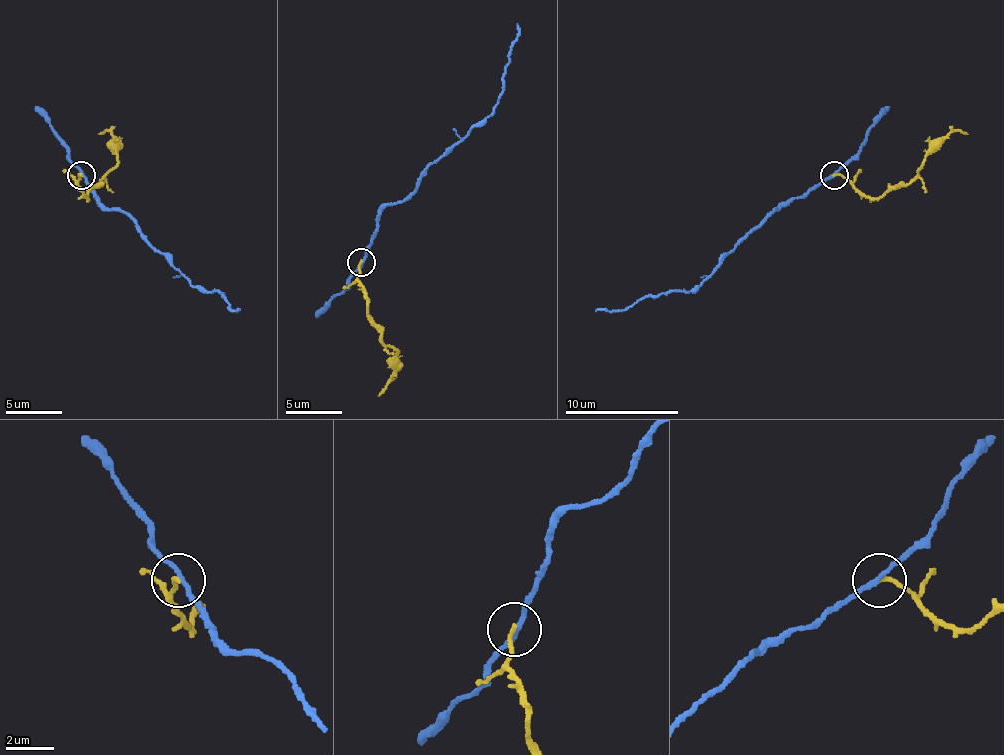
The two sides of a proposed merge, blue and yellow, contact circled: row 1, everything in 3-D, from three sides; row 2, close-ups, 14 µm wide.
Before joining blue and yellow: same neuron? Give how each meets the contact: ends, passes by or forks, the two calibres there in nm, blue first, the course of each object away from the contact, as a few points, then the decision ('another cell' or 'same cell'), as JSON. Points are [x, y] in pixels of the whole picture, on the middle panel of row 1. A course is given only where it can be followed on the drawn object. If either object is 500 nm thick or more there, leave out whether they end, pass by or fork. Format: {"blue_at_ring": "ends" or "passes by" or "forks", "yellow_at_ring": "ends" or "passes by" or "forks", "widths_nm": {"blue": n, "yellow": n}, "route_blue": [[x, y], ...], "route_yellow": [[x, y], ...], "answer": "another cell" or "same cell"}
{"blue_at_ring": "passes by", "yellow_at_ring": "ends", "widths_nm": {"blue": 180, "yellow": 180}, "route_blue": [[363, 261], [377, 216], [403, 202], [434, 162], [485, 119], [502, 91], [516, 23]], "route_yellow": [[360, 261], [357, 281], [366, 295], [380, 338], [397, 352], [394, 375], [377, 395]], "answer": "another cell"}

